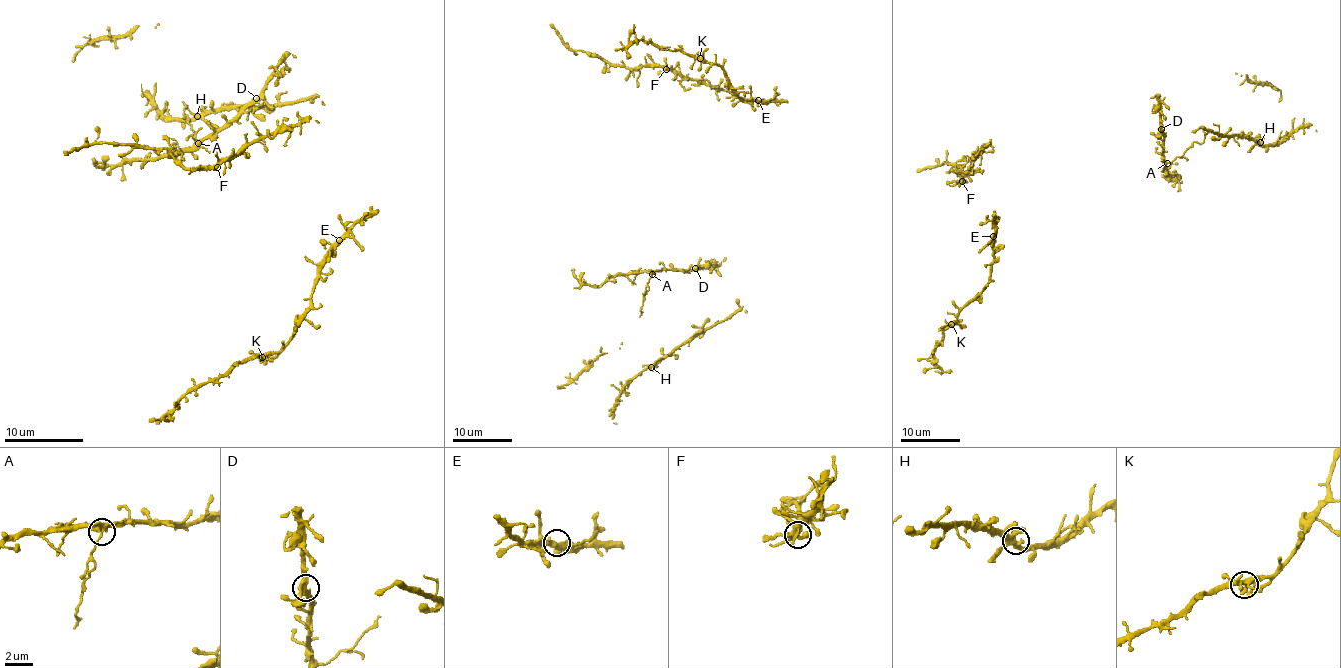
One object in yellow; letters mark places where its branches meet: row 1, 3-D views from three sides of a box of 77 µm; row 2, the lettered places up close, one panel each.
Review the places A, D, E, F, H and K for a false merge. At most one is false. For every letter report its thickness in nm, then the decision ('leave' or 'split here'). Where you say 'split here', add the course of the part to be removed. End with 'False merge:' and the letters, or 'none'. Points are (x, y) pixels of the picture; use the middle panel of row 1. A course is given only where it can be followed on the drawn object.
A: calibre 400 nm; split here; course (652, 274), (639, 316)
D: calibre 360 nm; leave
E: calibre 360 nm; leave
F: calibre 360 nm; leave
H: calibre 340 nm; leave
K: calibre 360 nm; leave
False merge: A

